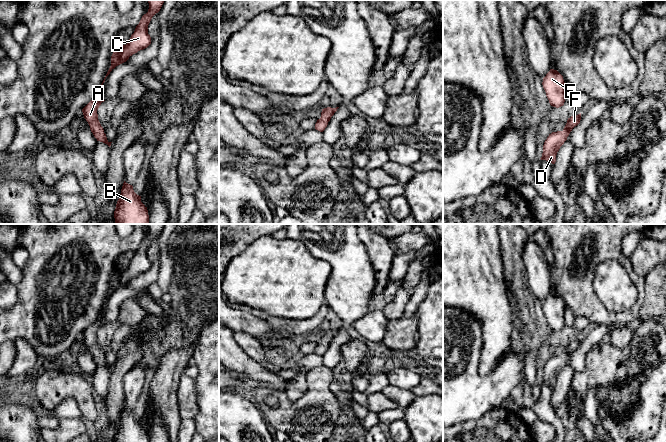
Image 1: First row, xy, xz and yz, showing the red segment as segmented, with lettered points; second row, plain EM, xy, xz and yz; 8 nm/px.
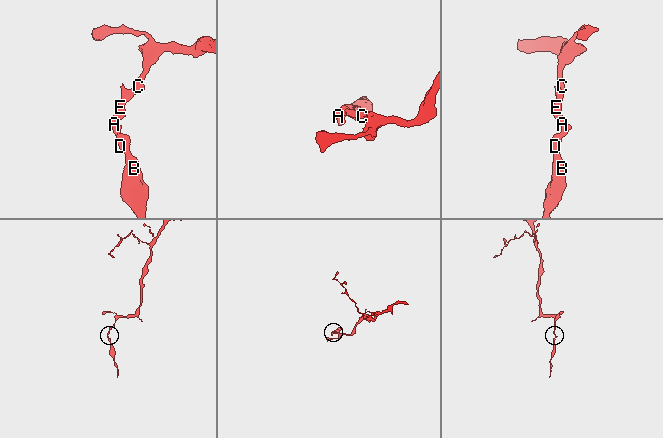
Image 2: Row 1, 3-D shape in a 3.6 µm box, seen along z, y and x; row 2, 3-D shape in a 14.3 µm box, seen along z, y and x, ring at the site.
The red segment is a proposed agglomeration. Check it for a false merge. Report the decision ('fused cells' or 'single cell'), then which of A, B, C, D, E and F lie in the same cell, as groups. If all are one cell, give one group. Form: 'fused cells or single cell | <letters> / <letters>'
single cell | A B C D E F

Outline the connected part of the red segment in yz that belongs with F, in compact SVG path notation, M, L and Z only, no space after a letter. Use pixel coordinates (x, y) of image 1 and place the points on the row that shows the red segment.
M581 113L568 118L567 123L562 131L552 132L549 134L543 145L541 160L546 160L552 164L556 162L556 155L560 147L567 140L572 129L580 123Z

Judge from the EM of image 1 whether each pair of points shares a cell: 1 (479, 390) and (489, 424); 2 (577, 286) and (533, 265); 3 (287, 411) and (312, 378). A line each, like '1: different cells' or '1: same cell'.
1: different cells
2: different cells
3: same cell

